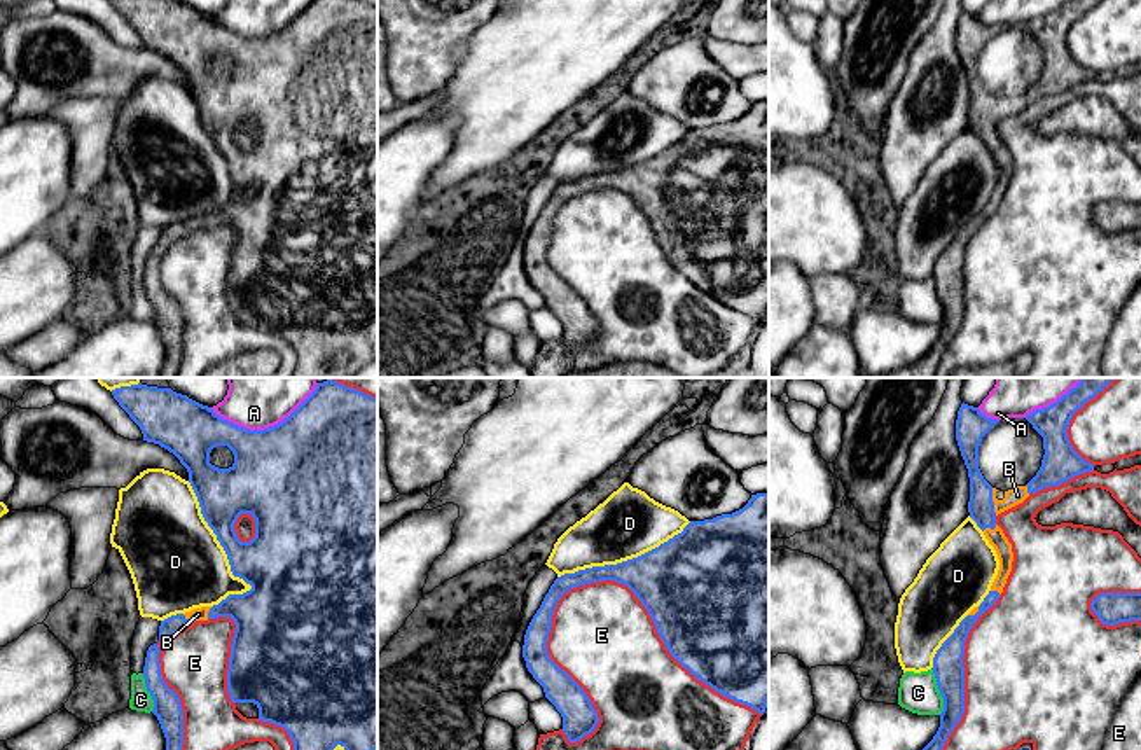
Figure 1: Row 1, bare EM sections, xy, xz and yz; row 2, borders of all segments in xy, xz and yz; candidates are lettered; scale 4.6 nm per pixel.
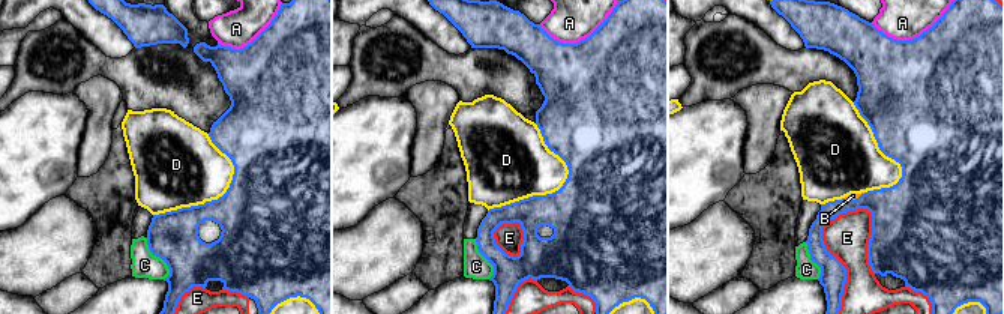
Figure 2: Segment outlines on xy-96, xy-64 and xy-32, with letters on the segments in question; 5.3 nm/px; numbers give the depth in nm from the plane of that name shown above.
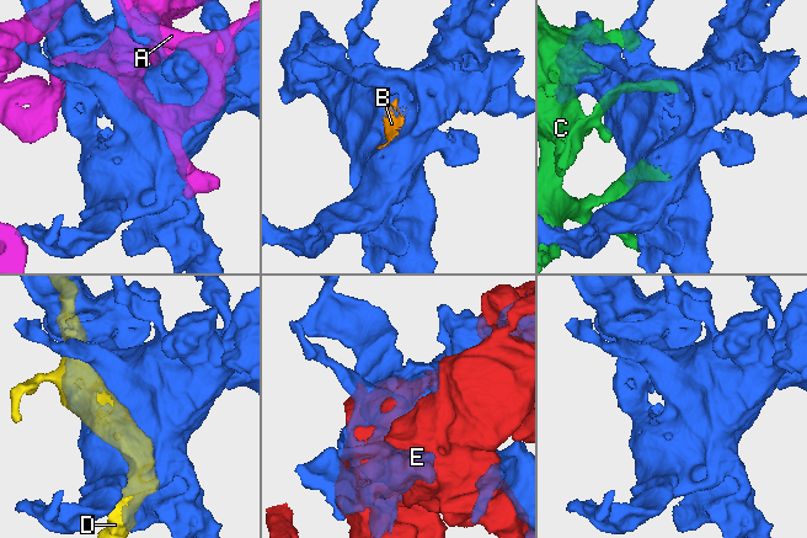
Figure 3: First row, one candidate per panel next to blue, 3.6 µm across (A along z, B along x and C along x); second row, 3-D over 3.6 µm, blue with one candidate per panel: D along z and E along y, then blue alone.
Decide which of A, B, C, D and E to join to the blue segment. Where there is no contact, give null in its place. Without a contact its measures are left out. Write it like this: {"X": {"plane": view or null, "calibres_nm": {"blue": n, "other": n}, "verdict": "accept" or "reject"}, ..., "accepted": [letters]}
{"A": {"plane": "xy", "calibres_nm": {"blue": 500, "other": 380}, "verdict": "reject"}, "B": {"plane": "yz", "calibres_nm": {"blue": 120, "other": 80}, "verdict": "accept"}, "C": {"plane": "yz", "calibres_nm": {"blue": 140, "other": 190}, "verdict": "reject"}, "D": {"plane": "xy", "calibres_nm": {"blue": 360, "other": 440}, "verdict": "reject"}, "E": {"plane": "xz", "calibres_nm": {"blue": 500, "other": 460}, "verdict": "reject"}, "accepted": ["B"]}

